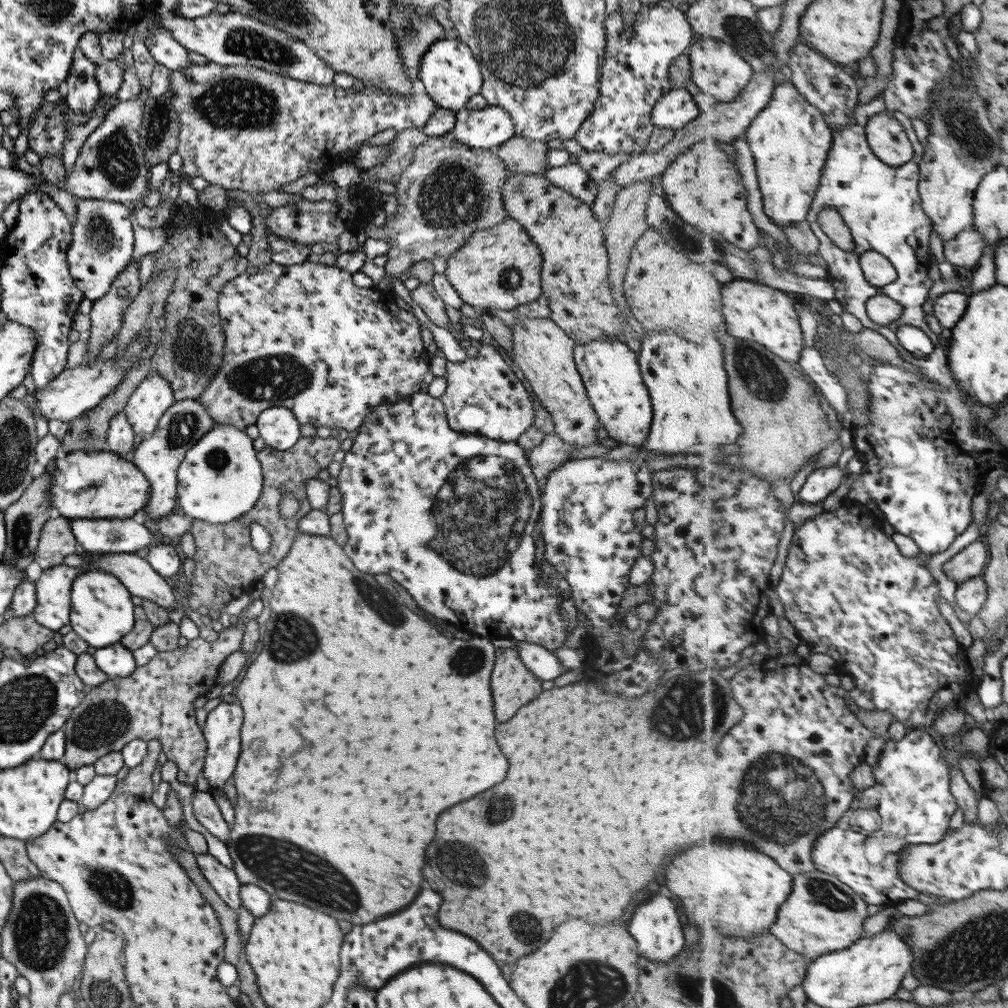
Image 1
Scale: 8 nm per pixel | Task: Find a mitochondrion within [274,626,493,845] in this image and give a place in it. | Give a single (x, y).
(468, 660)

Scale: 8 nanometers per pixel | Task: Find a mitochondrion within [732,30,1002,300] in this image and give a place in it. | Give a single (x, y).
(964, 120)

